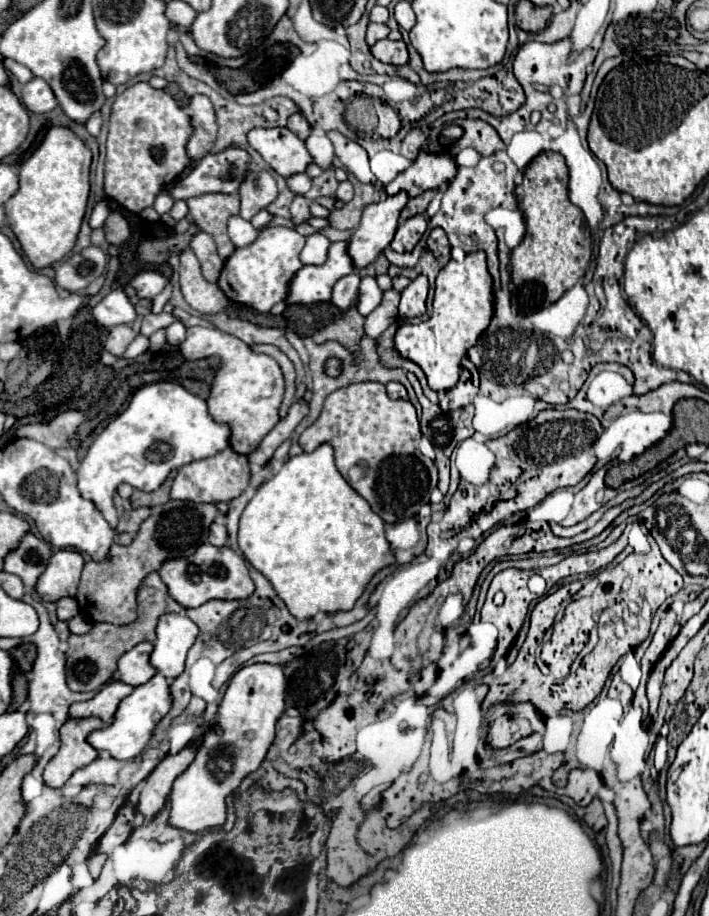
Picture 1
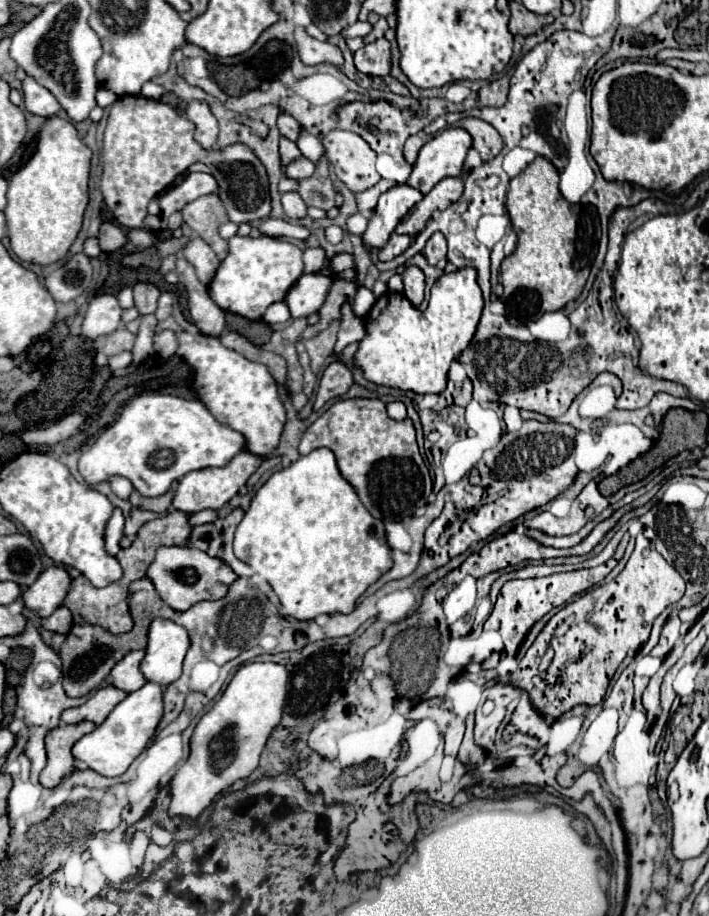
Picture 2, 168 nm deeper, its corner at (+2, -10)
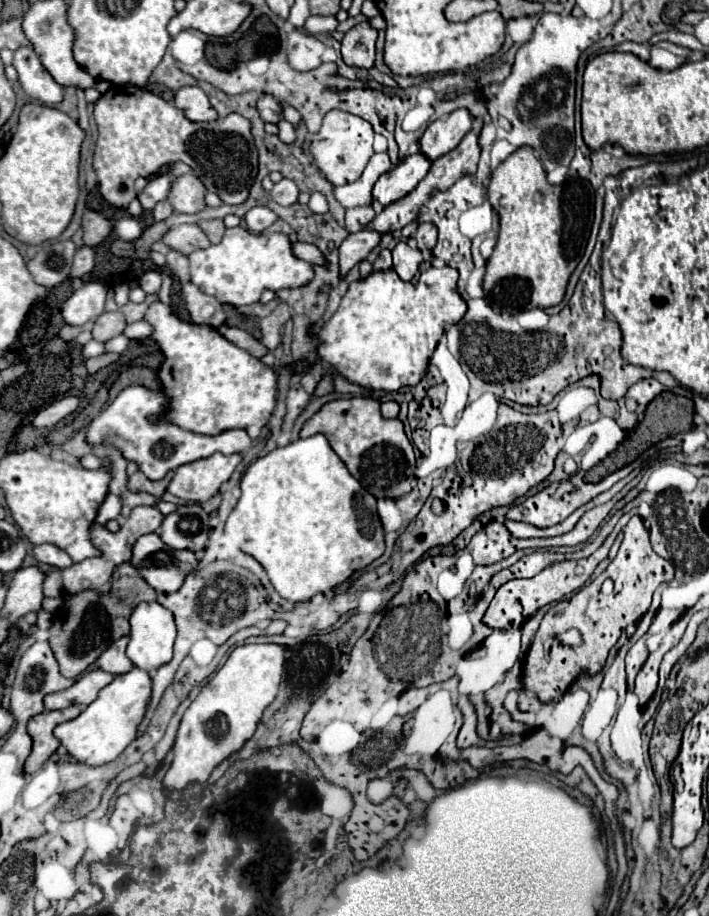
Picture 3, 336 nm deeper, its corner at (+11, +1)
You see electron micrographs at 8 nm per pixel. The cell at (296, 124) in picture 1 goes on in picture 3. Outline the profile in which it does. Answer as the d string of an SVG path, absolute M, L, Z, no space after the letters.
M262 95L258 99L258 113L268 123L278 123L282 119L282 107L272 95Z

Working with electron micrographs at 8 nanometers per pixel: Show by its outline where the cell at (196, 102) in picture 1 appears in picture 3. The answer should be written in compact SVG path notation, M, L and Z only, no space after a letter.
M200 87L178 89L174 105L182 109L190 121L214 121L218 117L216 109L208 101L208 95Z

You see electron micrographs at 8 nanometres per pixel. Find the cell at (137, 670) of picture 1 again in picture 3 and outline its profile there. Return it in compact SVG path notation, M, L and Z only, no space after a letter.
M120 637L116 639L100 657L98 657L98 667L102 671L108 671L112 675L122 675L126 671L130 671L134 665L132 661L126 657L124 649L128 645L128 637Z

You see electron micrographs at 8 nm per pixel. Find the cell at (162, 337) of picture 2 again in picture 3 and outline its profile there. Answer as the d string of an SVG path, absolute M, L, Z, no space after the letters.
M136 321L136 323L130 323L122 333L124 333L128 339L146 339L146 337L150 337L152 327L150 327L146 321Z

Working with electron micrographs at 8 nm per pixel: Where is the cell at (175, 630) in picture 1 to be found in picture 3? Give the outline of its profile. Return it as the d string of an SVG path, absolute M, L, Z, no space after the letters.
M156 601L140 603L130 615L130 643L126 647L126 655L136 667L154 671L172 659L174 639L176 639L176 625L172 613Z

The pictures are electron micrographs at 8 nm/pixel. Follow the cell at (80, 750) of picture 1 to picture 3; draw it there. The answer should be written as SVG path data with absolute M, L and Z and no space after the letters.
M70 705L66 709L60 711L42 711L38 715L34 715L34 719L28 721L28 733L32 737L32 753L28 755L26 763L24 763L24 773L36 773L40 769L40 765L58 749L58 739L52 735L54 727L58 723L70 721L74 717L80 715L80 707L78 705Z

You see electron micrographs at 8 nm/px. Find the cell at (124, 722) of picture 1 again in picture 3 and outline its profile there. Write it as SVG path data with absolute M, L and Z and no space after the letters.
M134 667L124 675L116 675L114 681L102 687L98 697L76 719L60 723L54 729L54 735L76 761L82 761L92 767L106 765L114 761L136 739L136 731L144 717L148 699L150 699L150 675L148 671Z

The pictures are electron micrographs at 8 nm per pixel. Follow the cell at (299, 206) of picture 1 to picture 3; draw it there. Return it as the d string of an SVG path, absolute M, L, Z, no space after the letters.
M282 179L274 185L274 189L270 191L272 199L278 203L278 205L294 205L296 199L298 199L298 187L294 181L290 179Z

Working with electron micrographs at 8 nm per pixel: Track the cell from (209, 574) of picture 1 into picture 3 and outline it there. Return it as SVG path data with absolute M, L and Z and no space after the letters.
M156 533L142 535L134 543L130 563L158 593L178 591L184 577L198 567L198 559L192 551L170 549Z

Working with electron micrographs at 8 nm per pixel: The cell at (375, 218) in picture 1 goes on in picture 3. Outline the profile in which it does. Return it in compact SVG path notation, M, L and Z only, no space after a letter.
M414 153L402 159L394 169L390 169L386 175L382 175L376 181L372 191L374 199L386 207L392 201L406 197L426 177L430 167L432 167L432 161L422 153Z

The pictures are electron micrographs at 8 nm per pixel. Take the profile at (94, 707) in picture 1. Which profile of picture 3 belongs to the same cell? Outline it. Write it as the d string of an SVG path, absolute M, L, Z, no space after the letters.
M94 669L90 673L84 673L72 687L46 695L44 705L46 705L46 709L64 709L70 705L86 707L96 699L98 691L102 687L106 687L106 683L110 683L110 679L114 679L114 675L110 675L102 669Z

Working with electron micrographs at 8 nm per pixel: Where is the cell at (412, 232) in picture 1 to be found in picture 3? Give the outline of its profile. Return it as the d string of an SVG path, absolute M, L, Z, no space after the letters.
M362 229L358 233L348 235L340 245L340 271L346 275L354 265L358 265L366 255L380 243L380 235L376 231Z

